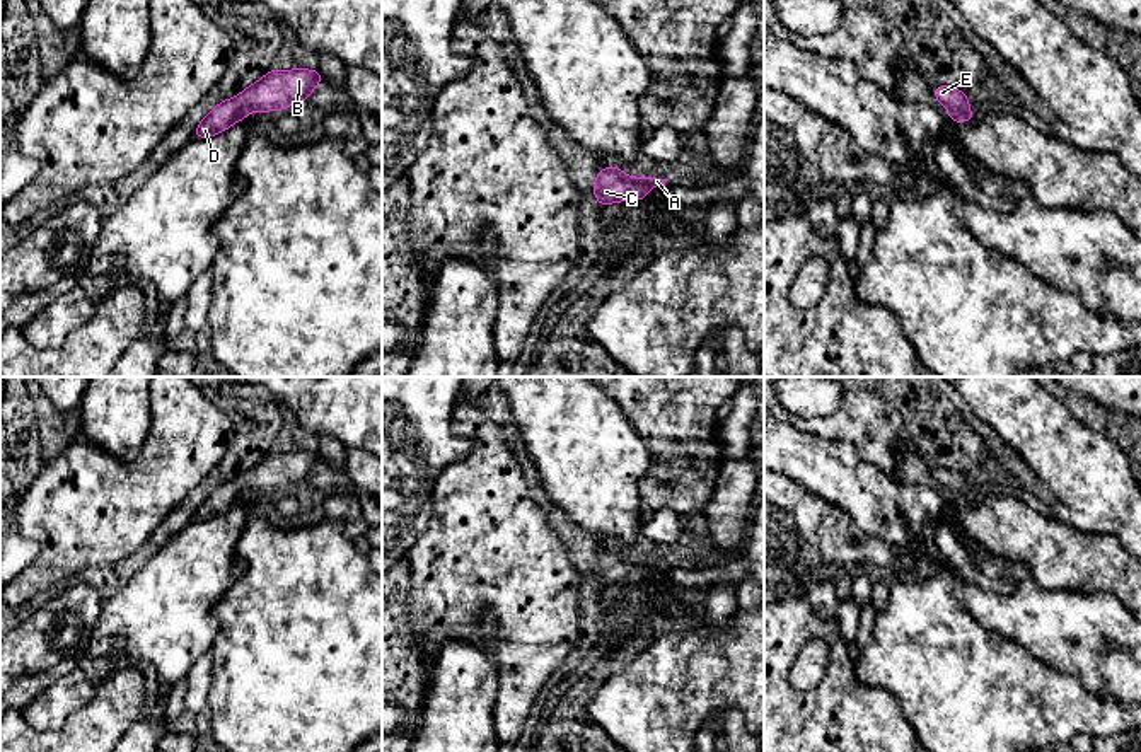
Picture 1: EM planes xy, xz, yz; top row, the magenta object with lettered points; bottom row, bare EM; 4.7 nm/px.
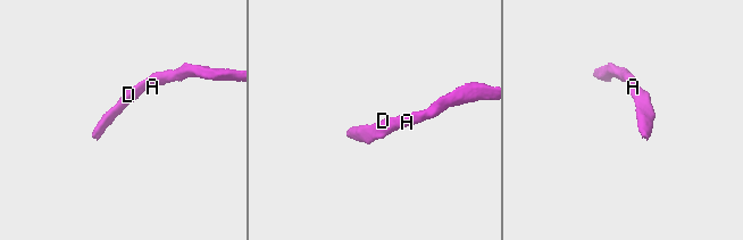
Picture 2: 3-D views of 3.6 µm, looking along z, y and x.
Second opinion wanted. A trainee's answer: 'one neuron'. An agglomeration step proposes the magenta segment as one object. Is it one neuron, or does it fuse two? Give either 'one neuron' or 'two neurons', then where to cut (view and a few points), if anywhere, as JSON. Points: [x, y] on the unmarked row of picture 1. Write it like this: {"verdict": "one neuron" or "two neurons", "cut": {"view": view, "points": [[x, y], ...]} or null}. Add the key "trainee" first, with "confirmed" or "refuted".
{"trainee": "confirmed", "verdict": "one neuron", "cut": null}

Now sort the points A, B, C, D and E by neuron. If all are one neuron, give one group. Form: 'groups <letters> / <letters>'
groups A B C D E

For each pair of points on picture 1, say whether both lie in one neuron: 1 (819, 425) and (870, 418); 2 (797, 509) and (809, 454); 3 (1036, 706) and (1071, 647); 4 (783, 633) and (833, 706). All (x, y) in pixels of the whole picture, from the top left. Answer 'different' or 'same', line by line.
1: same
2: different
3: different
4: same

